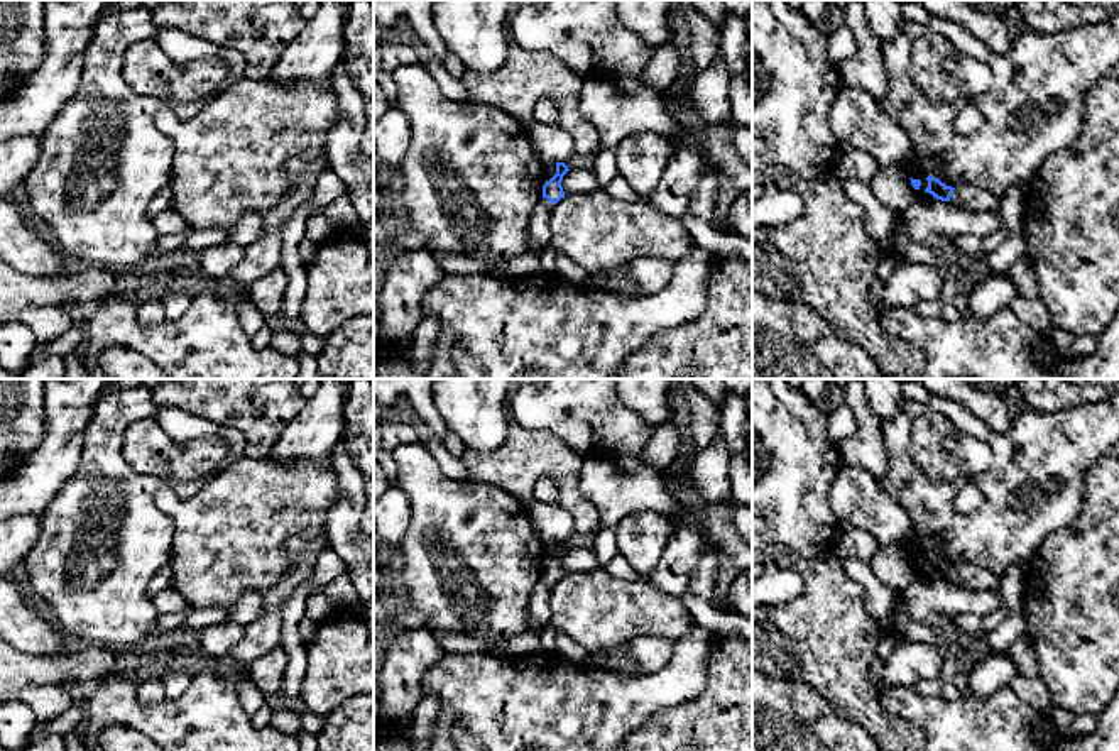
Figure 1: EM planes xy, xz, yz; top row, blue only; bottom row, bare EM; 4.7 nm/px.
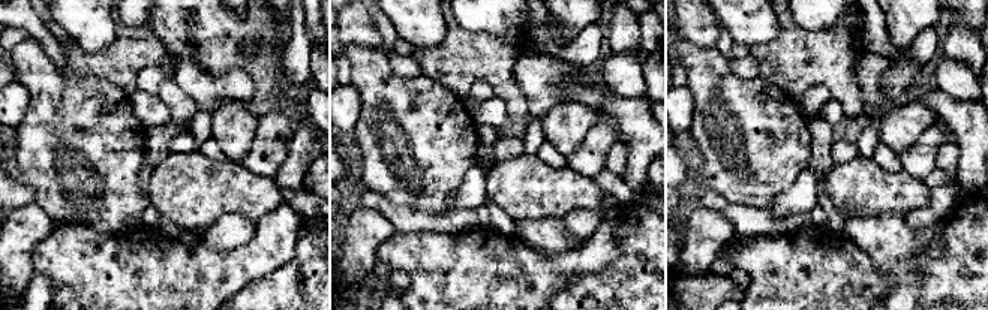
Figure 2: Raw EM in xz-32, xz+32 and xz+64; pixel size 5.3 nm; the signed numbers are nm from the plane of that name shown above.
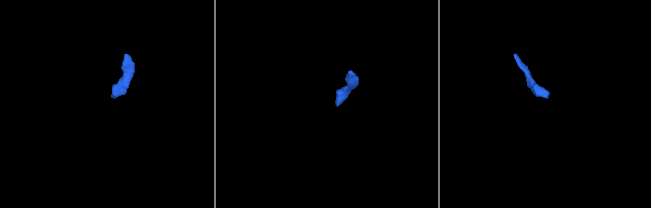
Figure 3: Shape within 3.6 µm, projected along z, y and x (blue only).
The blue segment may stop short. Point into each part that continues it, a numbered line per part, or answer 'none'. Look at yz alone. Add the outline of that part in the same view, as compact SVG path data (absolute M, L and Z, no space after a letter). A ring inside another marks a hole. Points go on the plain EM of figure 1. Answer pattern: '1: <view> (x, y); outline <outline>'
1: yz (974, 579); outline M957 565L950 575L950 582L975 592L992 592L1001 589L1001 577L989 570Z

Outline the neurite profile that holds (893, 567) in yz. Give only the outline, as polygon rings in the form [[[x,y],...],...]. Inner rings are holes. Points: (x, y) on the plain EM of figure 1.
[[[901,543],[879,546],[869,563],[876,577],[898,594],[903,594],[914,578],[914,567]]]

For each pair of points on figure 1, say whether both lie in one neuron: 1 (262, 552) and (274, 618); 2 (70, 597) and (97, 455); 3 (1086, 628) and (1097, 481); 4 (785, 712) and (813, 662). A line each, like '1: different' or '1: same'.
1: different
2: same
3: same
4: different

